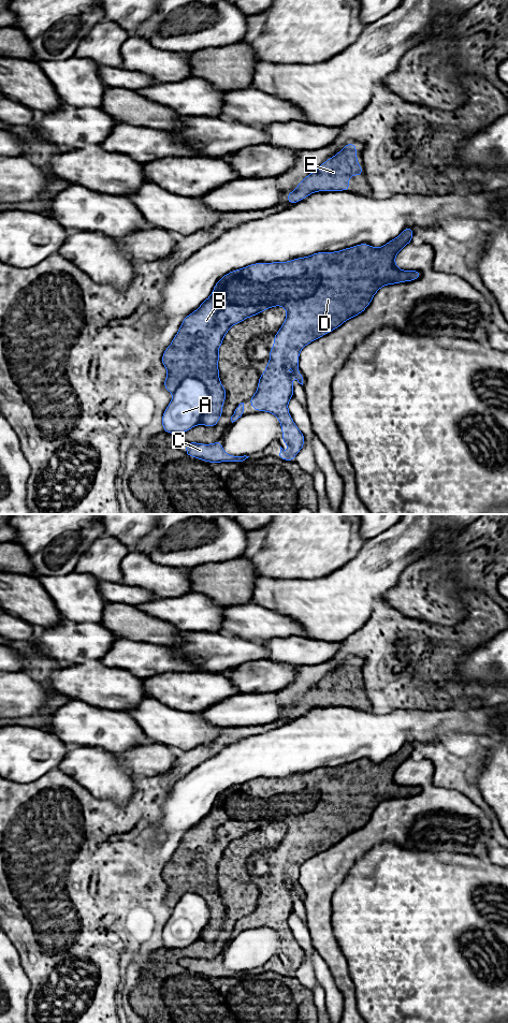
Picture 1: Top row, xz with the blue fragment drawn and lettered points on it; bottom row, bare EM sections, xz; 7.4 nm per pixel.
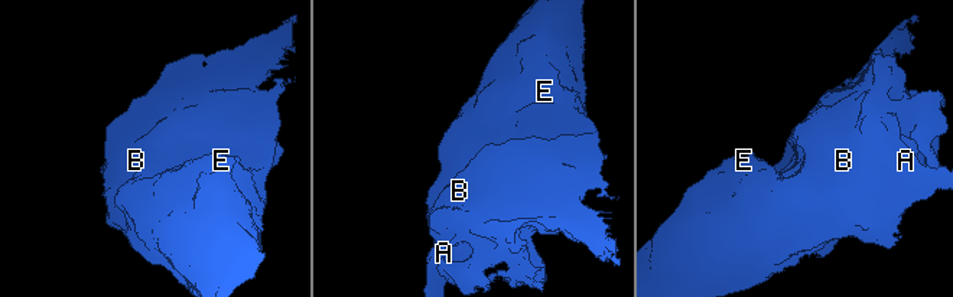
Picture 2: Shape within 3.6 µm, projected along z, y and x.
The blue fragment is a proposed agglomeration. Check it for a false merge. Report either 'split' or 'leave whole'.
split

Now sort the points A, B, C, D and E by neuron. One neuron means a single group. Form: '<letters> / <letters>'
A / B C D E

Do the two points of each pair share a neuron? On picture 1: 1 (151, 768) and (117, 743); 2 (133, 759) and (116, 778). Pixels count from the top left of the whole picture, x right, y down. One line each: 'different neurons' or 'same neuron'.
1: different neurons
2: different neurons

